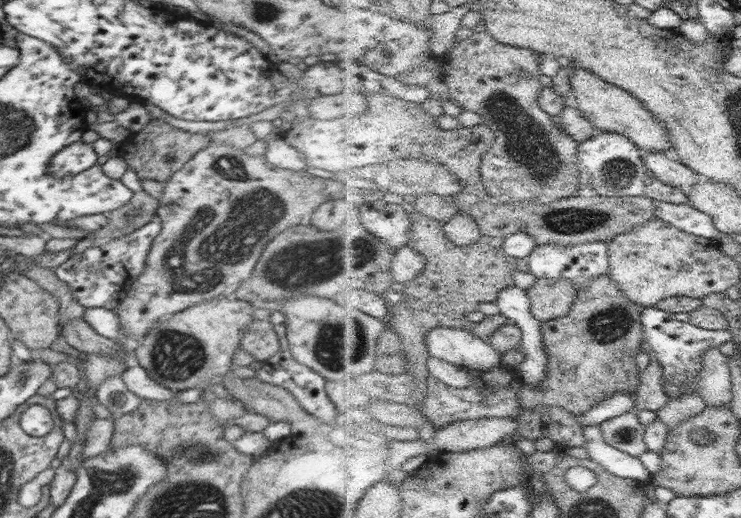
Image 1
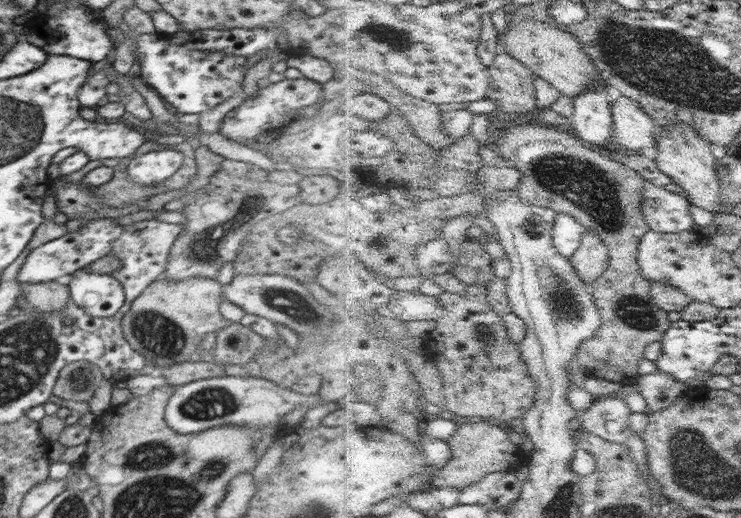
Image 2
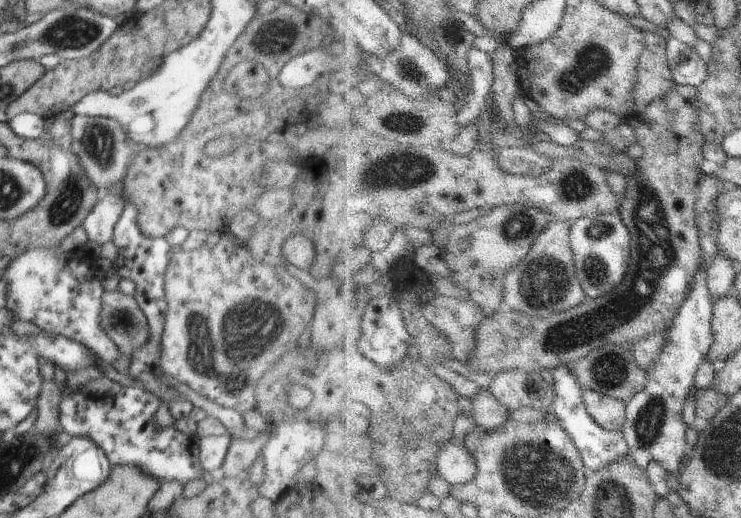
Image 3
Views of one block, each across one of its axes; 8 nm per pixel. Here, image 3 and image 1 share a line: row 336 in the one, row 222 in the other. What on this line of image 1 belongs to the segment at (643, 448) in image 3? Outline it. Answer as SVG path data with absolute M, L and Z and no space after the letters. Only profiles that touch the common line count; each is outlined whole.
M662 201L659 204L657 216L700 237L717 240L724 235L717 227L717 222L712 218L712 215L698 210L694 205Z

